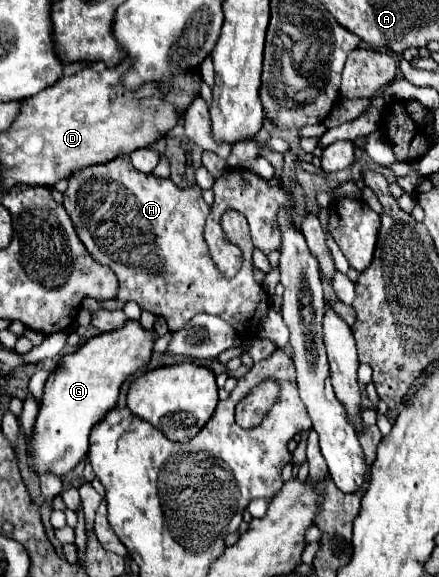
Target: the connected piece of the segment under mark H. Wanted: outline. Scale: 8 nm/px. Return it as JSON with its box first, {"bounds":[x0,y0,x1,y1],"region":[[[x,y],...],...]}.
{"bounds":[63,154,269,334],"region":[[[125,154],[107,164],[97,164],[75,172],[69,178],[69,188],[65,192],[63,206],[73,220],[79,240],[85,244],[93,260],[103,266],[109,266],[119,280],[119,290],[113,300],[85,298],[81,302],[81,306],[89,308],[91,312],[99,308],[111,308],[111,310],[123,308],[125,302],[133,300],[143,310],[149,310],[155,316],[163,316],[171,332],[177,332],[179,328],[183,328],[185,322],[189,322],[195,314],[205,312],[205,314],[223,318],[227,324],[235,328],[241,324],[237,330],[243,334],[247,334],[243,330],[245,326],[249,326],[247,330],[251,332],[257,330],[259,322],[265,318],[265,312],[269,312],[269,294],[253,278],[253,262],[251,262],[253,242],[249,236],[249,226],[245,216],[237,210],[225,210],[225,214],[221,216],[221,226],[225,234],[229,234],[231,244],[239,246],[243,252],[241,270],[233,278],[225,278],[217,268],[217,264],[213,262],[213,258],[209,256],[209,246],[205,244],[203,230],[205,230],[205,218],[211,212],[211,206],[203,200],[201,188],[197,184],[191,188],[179,188],[169,178],[143,174],[131,166],[129,156]]]}

